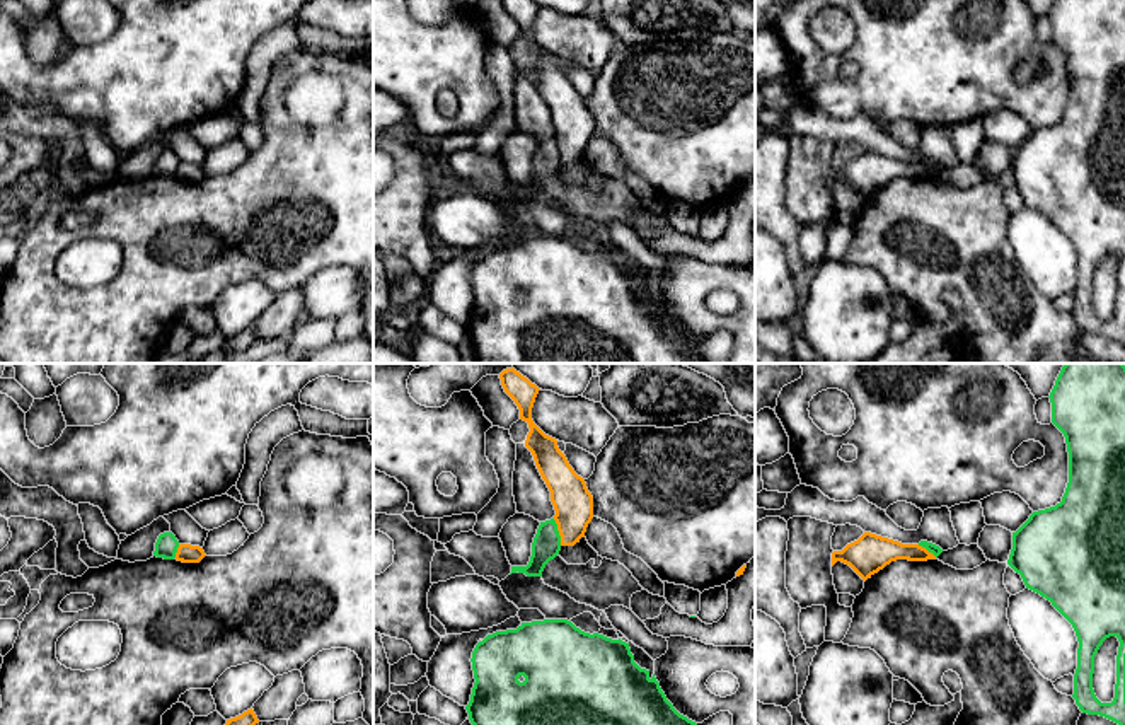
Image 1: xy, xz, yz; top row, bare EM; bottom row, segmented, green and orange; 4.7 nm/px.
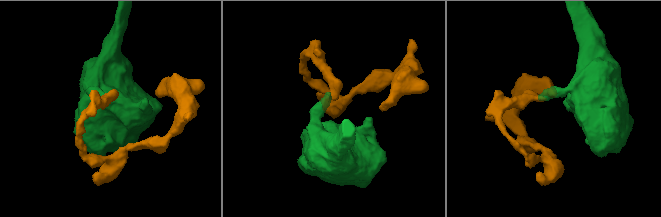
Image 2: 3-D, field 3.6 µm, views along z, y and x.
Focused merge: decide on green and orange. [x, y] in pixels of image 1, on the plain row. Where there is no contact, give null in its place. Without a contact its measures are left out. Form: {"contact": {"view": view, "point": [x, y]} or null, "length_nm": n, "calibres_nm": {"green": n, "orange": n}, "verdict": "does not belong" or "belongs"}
{"contact": {"view": "xz", "point": [558, 150]}, "length_nm": 130, "calibres_nm": {"green": 140, "orange": 190}, "verdict": "does not belong"}

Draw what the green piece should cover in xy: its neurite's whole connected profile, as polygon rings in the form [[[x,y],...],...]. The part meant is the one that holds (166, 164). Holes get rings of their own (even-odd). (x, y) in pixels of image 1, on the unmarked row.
[[[164,150],[159,154],[155,160],[153,174],[164,176],[164,177],[174,177],[179,165],[179,159],[172,150]]]

